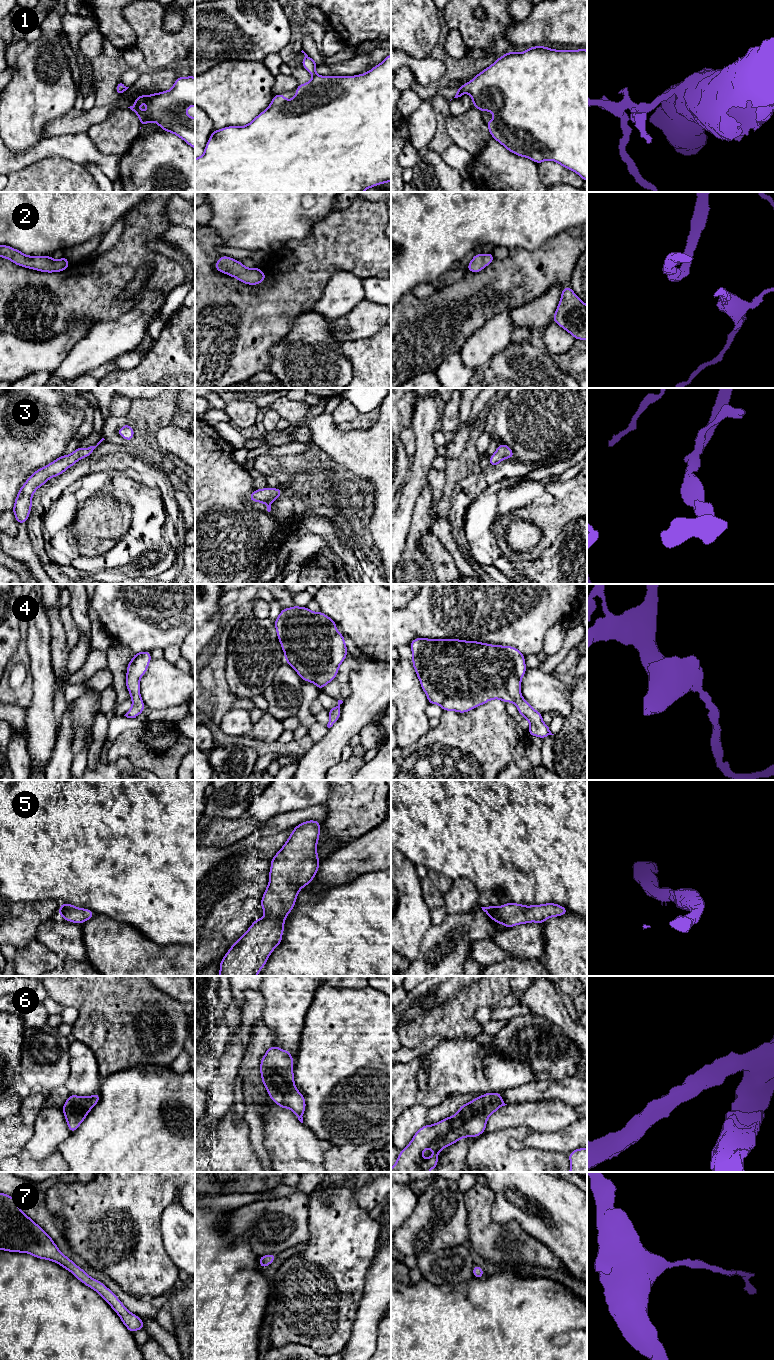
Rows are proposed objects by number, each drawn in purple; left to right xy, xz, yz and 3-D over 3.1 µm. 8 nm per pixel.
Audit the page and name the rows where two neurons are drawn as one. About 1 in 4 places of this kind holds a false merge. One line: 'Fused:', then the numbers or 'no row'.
Fused: no row

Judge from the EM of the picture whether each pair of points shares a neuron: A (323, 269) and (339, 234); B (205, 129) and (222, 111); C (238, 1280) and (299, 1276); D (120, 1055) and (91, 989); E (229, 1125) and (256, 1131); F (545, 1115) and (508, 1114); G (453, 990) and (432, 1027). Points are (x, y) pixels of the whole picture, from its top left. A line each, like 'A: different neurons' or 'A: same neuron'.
A: same neuron
B: different neurons
C: different neurons
D: same neuron
E: different neurons
F: same neuron
G: different neurons

